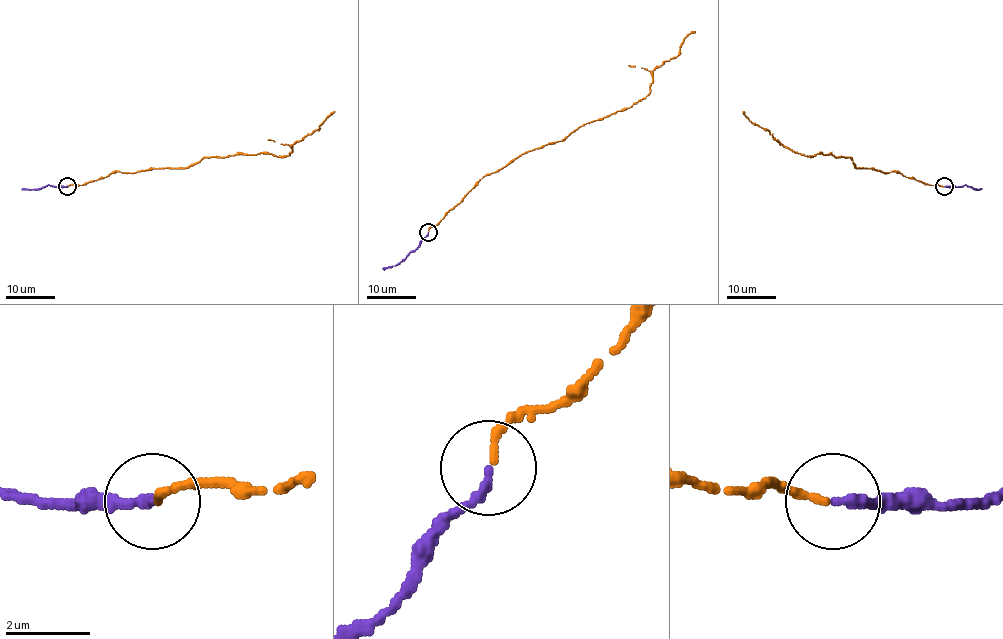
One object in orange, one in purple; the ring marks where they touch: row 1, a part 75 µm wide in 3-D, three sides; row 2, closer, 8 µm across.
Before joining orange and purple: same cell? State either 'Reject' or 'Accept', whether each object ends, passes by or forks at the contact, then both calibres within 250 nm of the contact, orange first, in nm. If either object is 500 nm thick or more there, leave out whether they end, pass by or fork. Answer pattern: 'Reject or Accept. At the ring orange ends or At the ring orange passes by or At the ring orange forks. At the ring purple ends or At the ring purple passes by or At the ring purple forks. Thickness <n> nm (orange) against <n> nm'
Accept. At the ring orange ends. At the ring purple ends. Thickness 190 nm (orange) against 240 nm

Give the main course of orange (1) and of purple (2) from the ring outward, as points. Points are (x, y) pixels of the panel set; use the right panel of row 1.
1: (943, 186), (895, 171), (856, 167), (849, 158), (792, 151), (743, 111)
2: (944, 186), (966, 185), (980, 188)

